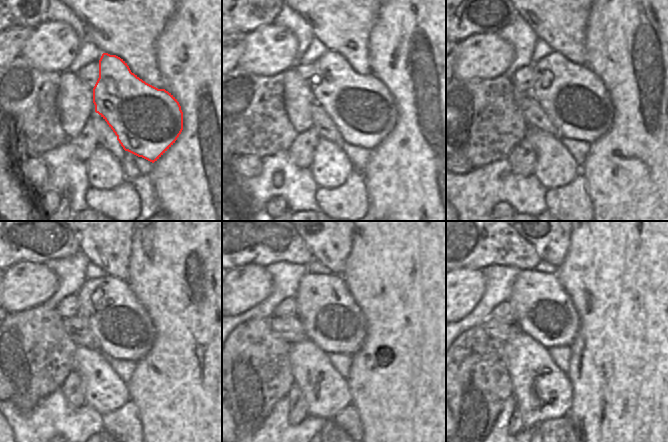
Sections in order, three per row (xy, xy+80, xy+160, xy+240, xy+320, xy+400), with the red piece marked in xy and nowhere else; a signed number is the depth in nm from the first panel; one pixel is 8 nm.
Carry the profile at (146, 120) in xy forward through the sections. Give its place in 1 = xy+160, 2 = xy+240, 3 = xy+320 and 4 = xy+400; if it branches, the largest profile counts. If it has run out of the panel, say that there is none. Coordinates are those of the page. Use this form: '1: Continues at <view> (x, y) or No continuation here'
1: Continues at xy+160 (578, 103)
2: Continues at xy+240 (121, 324)
3: Continues at xy+320 (332, 319)
4: Continues at xy+400 (543, 309)

